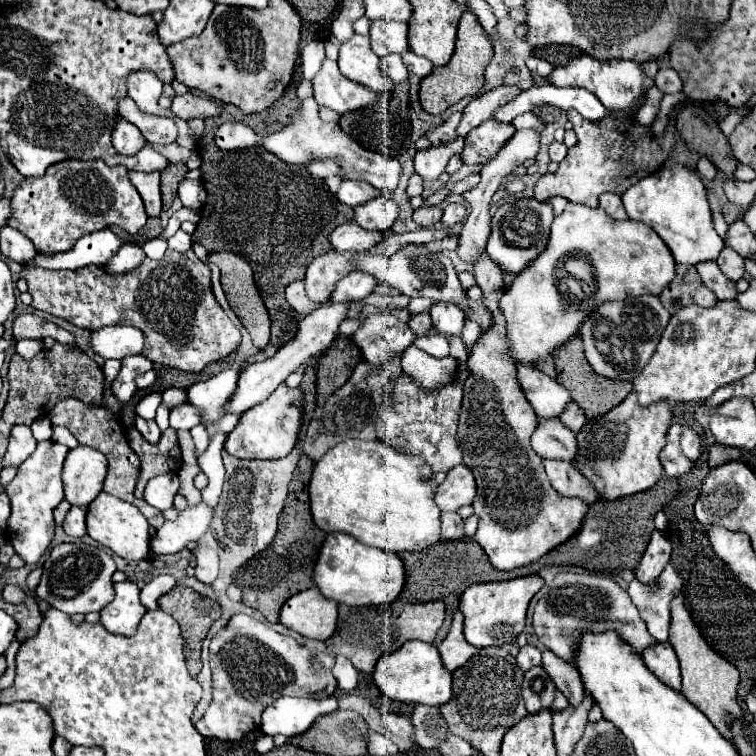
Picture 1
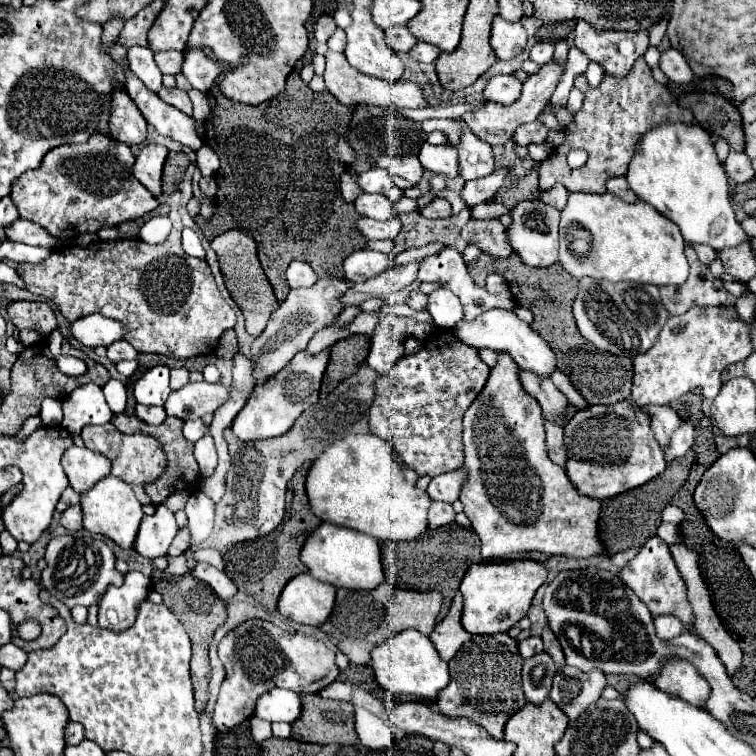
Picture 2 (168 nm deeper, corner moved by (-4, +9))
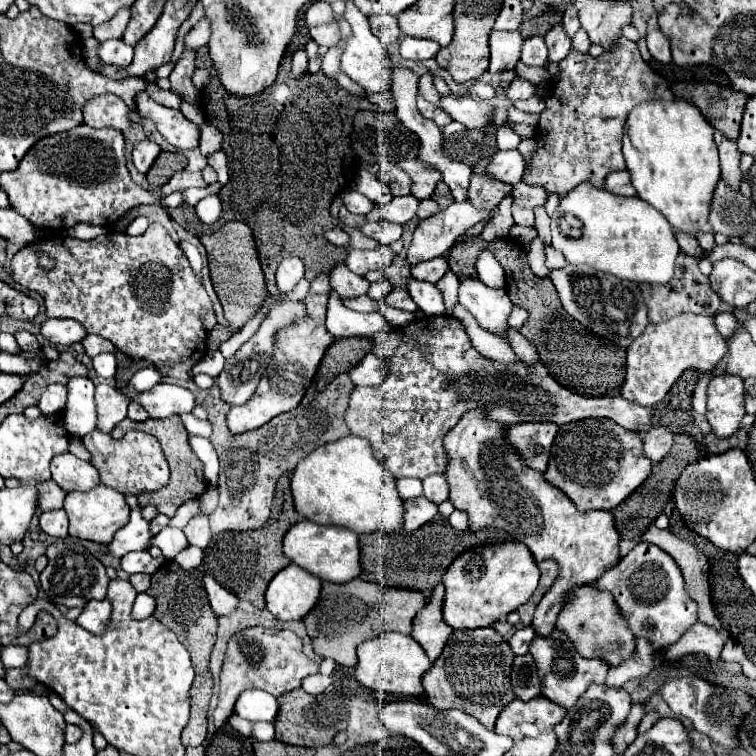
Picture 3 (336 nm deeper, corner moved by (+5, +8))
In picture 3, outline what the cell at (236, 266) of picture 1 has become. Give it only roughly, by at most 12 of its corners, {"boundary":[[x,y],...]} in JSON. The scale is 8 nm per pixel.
{"boundary":[[230,221],[202,235],[232,331],[268,297],[252,231]]}

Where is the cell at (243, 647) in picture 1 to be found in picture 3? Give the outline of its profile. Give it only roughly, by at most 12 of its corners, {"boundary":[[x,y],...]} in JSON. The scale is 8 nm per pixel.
{"boundary":[[294,631],[230,637],[214,725],[244,689],[274,697],[318,673]]}

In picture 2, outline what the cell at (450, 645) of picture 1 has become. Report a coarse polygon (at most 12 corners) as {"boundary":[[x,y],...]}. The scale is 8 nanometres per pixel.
{"boundary":[[461,592],[429,634],[441,660],[449,662],[471,638],[461,626]]}

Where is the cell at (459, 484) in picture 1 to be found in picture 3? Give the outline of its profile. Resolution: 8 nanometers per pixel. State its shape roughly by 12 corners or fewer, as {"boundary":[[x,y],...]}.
{"boundary":[[442,475],[424,479],[424,495],[440,505],[448,499]]}

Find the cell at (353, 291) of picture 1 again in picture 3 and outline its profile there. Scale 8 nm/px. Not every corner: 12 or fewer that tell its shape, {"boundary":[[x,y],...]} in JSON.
{"boundary":[[390,247],[352,249],[346,267],[356,275],[384,269]]}

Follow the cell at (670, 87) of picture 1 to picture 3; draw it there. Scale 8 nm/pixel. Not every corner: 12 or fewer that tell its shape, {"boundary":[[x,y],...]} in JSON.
{"boundary":[[660,31],[646,35],[650,55],[662,63],[672,63],[670,43]]}

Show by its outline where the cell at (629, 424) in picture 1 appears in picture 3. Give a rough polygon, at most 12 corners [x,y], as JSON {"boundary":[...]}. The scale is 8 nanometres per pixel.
{"boundary":[[606,419],[558,429],[544,477],[580,511],[642,485],[642,437]]}

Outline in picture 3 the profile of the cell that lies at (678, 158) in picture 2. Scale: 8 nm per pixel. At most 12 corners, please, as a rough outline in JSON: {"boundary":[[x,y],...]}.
{"boundary":[[648,101],[622,153],[640,199],[712,233],[714,129],[686,101]]}

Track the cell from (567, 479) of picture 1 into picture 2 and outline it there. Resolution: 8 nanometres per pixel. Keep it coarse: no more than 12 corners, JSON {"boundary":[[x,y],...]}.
{"boundary":[[545,422],[549,458],[565,464],[563,428]]}

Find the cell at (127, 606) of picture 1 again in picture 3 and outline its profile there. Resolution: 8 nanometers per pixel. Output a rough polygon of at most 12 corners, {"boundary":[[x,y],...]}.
{"boundary":[[94,599],[76,619],[86,631],[106,631],[112,605],[108,599]]}

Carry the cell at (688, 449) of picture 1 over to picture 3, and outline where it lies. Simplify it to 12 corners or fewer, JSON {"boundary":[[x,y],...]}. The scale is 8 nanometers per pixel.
{"boundary":[[662,425],[642,435],[644,455],[658,463],[670,453],[674,433]]}

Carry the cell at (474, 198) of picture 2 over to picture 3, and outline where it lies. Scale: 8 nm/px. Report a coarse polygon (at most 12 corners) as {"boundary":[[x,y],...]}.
{"boundary":[[498,151],[486,177],[516,185],[524,175],[518,151]]}

